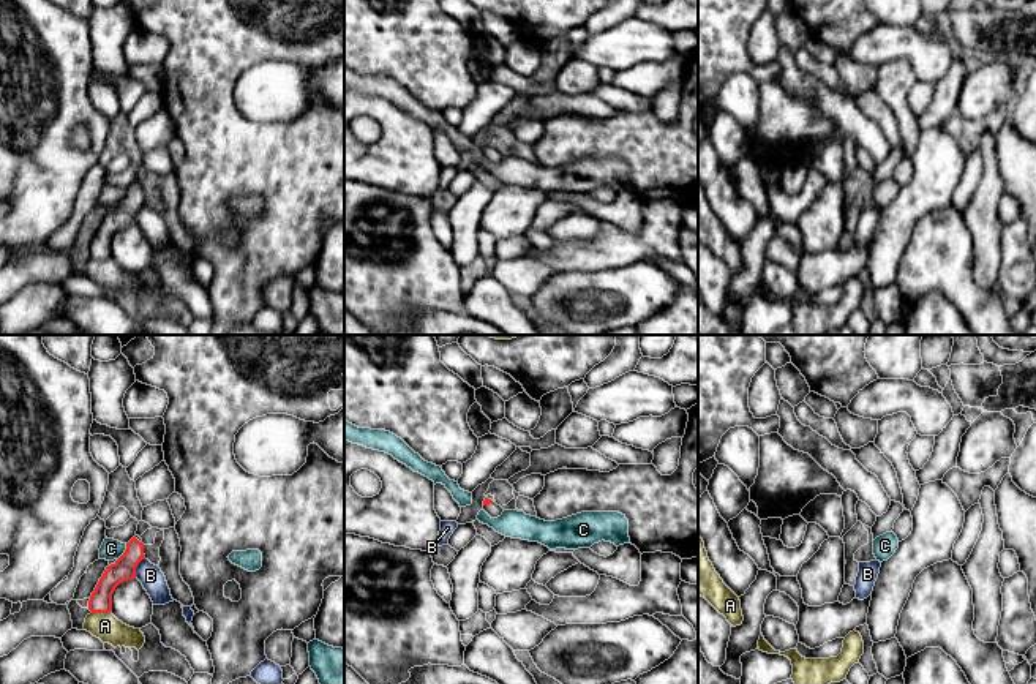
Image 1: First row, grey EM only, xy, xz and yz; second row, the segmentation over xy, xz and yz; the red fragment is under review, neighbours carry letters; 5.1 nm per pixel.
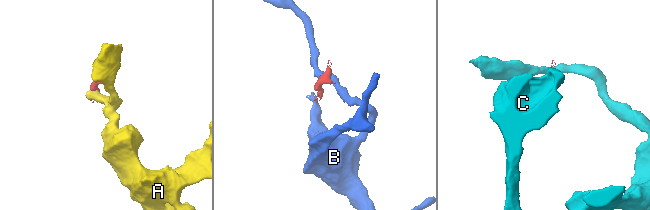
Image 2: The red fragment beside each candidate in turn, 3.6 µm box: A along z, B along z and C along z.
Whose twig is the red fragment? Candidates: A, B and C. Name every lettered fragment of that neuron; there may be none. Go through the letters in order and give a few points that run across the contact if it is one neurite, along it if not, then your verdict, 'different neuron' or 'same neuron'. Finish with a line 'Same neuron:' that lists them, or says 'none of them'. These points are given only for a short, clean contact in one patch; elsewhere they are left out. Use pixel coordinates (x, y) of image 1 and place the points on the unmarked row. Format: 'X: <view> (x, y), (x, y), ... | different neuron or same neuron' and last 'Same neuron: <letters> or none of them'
A: different neuron
B: xy (144, 204), (138, 210), (135, 223) | different neuron
C: xy (127, 190), (127, 195), (117, 206) | different neuron
Same neuron: none of them

